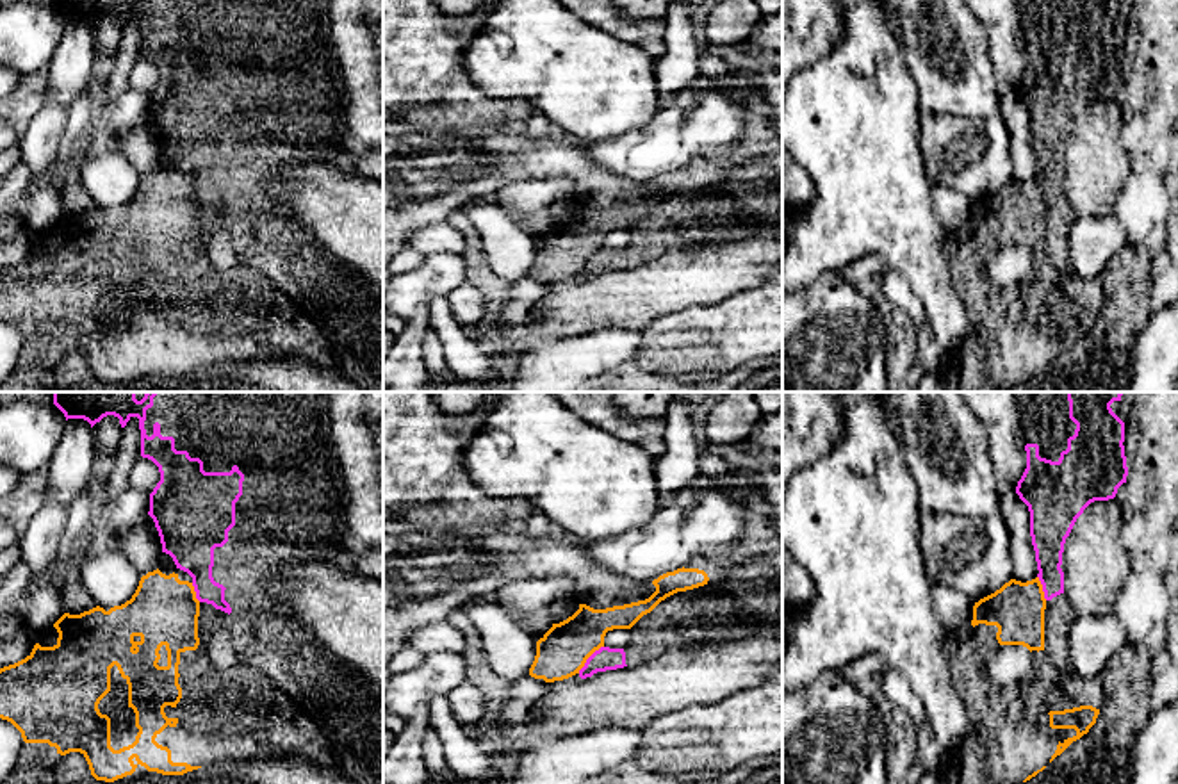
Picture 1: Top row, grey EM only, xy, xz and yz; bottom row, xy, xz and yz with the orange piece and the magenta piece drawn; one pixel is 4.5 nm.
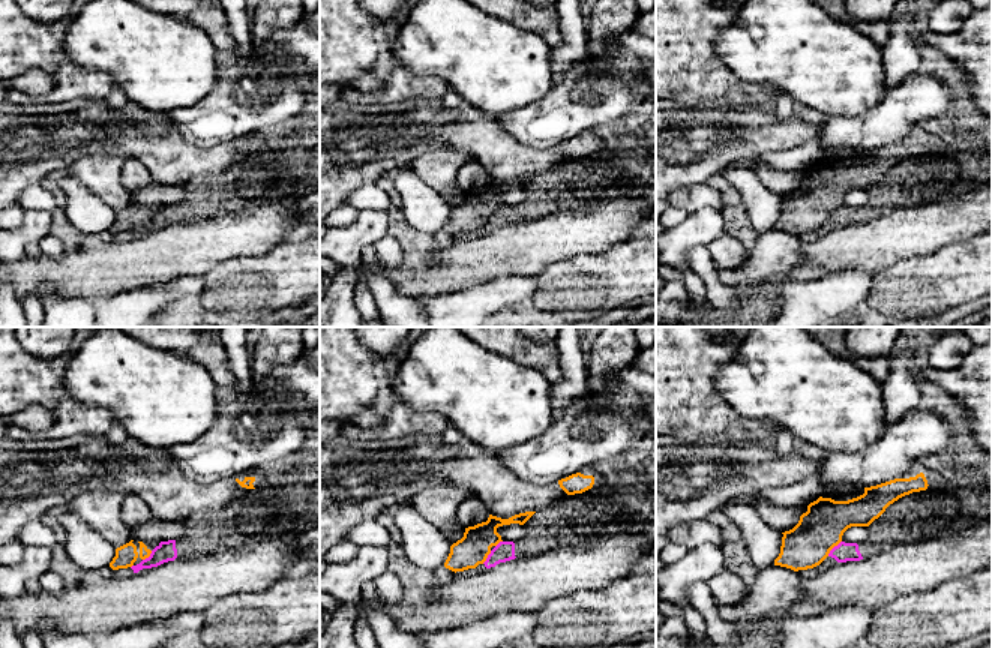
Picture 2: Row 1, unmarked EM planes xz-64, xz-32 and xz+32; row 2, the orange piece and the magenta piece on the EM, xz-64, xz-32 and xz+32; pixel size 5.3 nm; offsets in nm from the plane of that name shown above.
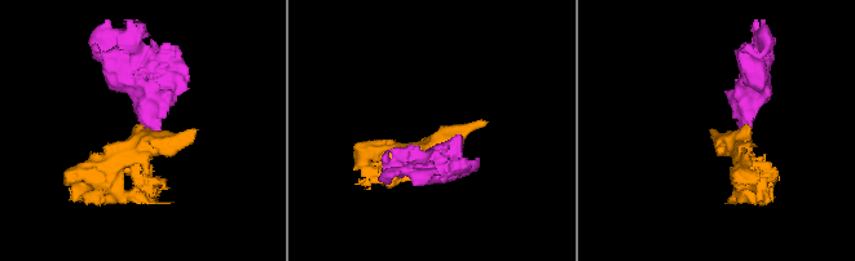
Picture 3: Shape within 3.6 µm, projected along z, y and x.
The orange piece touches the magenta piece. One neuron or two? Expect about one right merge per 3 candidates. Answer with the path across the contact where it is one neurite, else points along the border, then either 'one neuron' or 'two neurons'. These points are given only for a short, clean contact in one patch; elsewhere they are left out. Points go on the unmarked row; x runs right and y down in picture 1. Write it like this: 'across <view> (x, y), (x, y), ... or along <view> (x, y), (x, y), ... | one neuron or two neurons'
along xz (603, 246), (578, 273) | two neurons

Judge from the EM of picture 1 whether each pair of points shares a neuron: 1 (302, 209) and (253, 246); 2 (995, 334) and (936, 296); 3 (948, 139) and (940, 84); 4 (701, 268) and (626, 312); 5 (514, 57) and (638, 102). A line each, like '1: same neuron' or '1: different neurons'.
1: different neurons
2: different neurons
3: different neurons
4: same neuron
5: same neuron

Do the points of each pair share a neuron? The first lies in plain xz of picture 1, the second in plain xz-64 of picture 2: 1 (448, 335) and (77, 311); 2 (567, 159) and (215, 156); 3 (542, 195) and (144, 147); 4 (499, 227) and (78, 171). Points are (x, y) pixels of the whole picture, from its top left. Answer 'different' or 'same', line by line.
1: same
2: same
3: different
4: different

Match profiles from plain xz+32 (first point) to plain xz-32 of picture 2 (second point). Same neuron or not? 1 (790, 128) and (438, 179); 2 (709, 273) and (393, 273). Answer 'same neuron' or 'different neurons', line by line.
1: different neurons
2: different neurons

